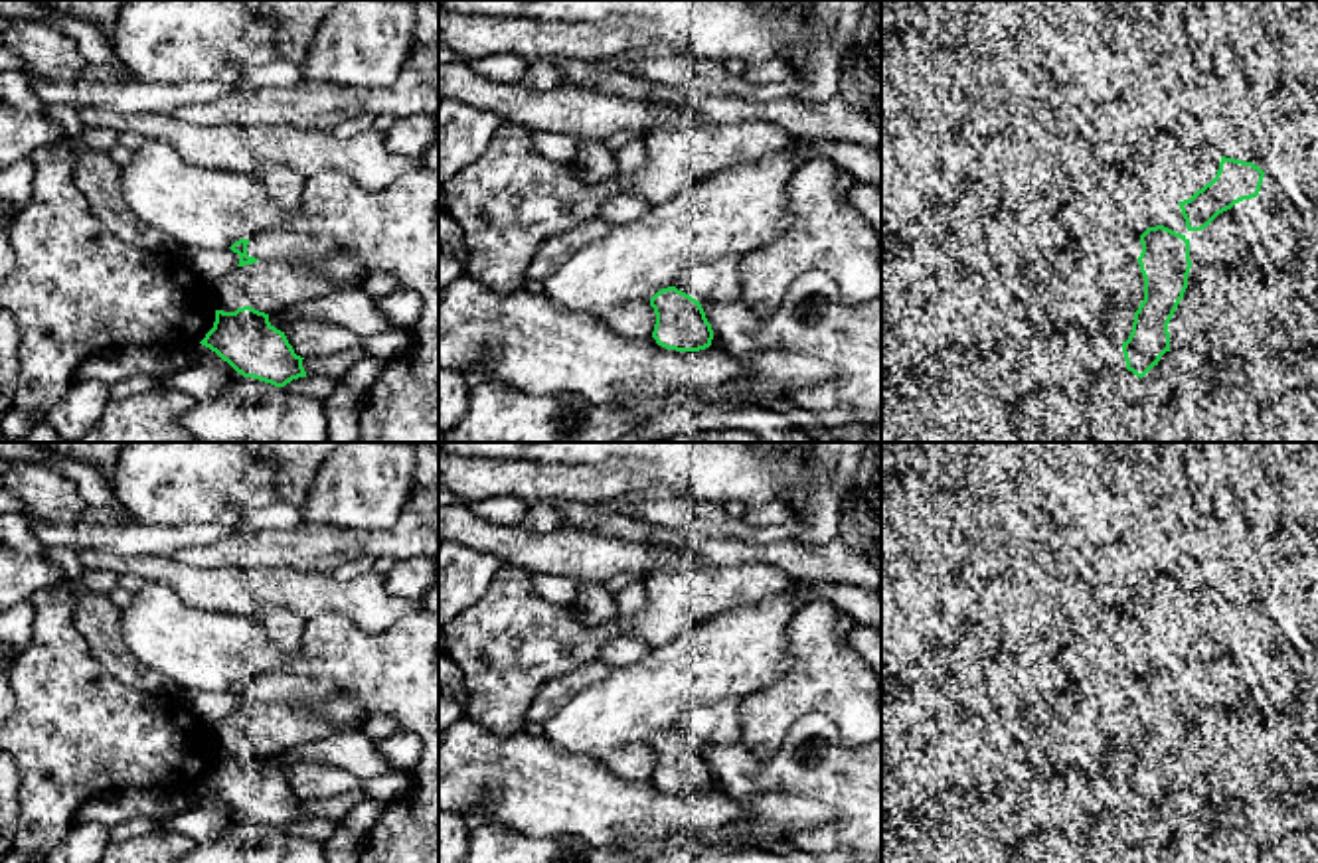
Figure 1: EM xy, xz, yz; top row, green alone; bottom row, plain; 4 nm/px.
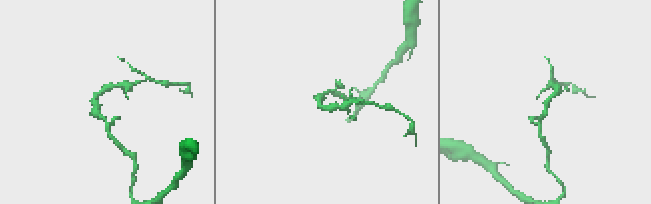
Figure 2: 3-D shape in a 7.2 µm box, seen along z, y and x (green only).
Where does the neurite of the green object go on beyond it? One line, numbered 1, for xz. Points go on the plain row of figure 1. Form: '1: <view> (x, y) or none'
1: none

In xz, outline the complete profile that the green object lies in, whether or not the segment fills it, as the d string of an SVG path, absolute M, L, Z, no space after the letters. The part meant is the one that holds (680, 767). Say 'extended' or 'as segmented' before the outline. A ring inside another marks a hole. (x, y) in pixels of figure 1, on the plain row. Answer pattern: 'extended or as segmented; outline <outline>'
as segmented; outline M668 729L650 741L656 756L652 780L658 788L676 794L700 794L711 788L713 772L700 743Z

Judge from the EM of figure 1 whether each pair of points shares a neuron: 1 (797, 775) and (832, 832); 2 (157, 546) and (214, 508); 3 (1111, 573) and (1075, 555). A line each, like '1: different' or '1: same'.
1: same
2: different
3: same

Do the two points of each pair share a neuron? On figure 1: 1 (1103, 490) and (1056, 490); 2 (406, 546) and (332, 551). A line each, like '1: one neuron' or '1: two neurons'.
1: one neuron
2: one neuron

